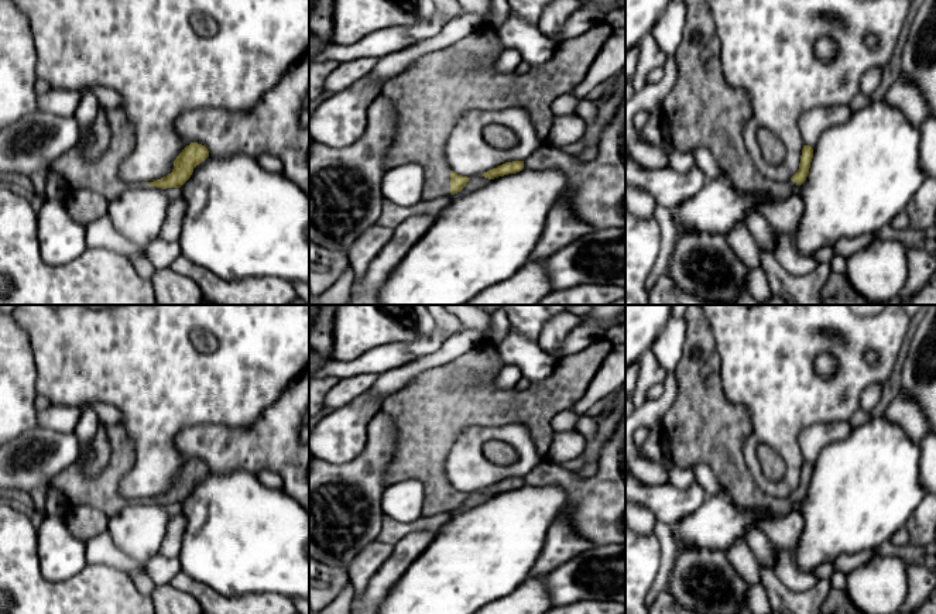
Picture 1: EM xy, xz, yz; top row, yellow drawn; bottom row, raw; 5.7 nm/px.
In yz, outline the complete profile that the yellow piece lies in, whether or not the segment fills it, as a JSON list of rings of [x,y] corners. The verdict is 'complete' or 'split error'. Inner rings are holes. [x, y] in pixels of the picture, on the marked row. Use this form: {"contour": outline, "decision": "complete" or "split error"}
{"contour": [[[685,0],[685,3],[686,27],[675,54],[679,76],[661,106],[672,145],[683,152],[690,152],[697,147],[707,148],[723,169],[724,178],[740,192],[769,193],[779,200],[792,196],[806,181],[813,148],[803,145],[799,169],[786,182],[769,181],[757,171],[743,138],[743,126],[751,117],[752,110],[741,90],[731,88],[724,79],[720,61],[720,40],[714,30],[709,6],[706,0]]], "decision": "split error"}

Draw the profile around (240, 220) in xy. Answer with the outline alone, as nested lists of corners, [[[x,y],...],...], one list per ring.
[[[246,154],[223,158],[209,155],[181,188],[185,202],[178,240],[181,255],[226,281],[274,277],[292,285],[296,281],[309,285],[309,196],[284,172],[270,172]]]

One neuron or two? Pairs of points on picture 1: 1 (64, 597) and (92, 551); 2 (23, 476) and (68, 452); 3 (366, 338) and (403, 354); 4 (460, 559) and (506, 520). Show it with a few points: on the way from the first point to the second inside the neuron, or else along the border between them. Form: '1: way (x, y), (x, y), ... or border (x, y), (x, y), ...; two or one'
1: border (88, 563), (108, 565), (120, 570); two
2: way (34, 469), (57, 453); one
3: border (415, 339), (379, 345), (353, 360); two
4: way (472, 556), (497, 531); one

